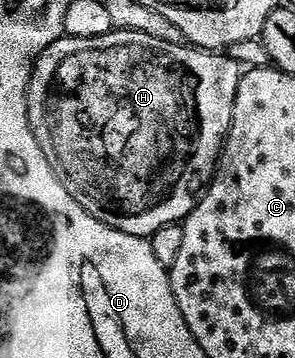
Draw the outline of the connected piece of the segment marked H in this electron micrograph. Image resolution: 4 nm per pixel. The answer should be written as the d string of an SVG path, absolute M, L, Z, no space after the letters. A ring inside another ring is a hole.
M115 29L104 37L91 39L63 37L57 39L40 56L34 65L34 74L30 76L30 96L28 97L30 128L40 149L44 149L44 157L48 157L48 165L52 165L52 173L89 215L120 233L149 239L160 229L173 223L181 224L187 219L193 213L200 196L210 186L218 169L226 137L230 133L234 102L243 74L242 64L230 58L229 54L204 51L193 45L160 41L156 37L148 37L148 33Z

